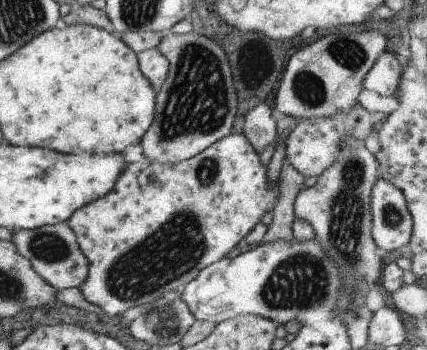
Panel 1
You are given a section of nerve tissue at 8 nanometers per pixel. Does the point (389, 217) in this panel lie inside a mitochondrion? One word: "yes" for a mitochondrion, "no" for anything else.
yes

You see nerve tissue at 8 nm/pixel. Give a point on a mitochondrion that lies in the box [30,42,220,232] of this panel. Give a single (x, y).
(45, 174)

